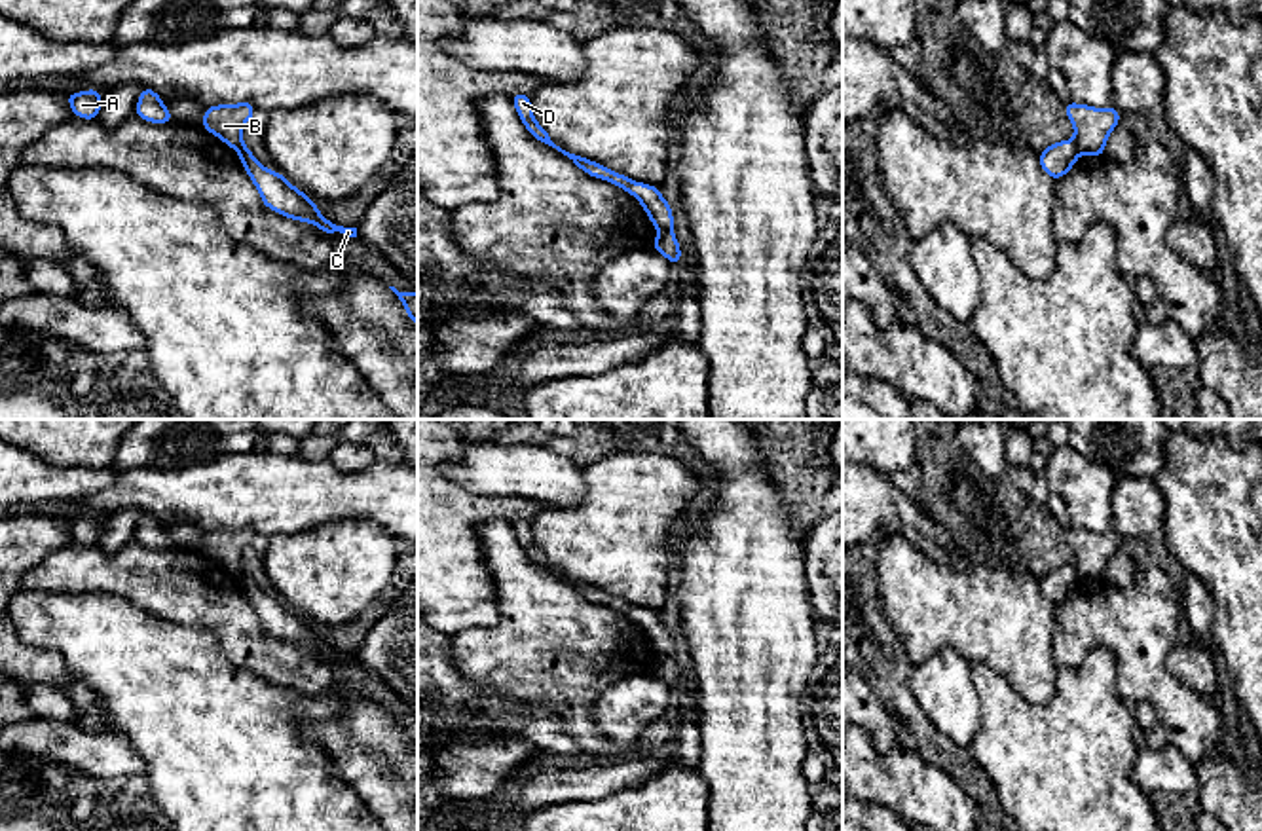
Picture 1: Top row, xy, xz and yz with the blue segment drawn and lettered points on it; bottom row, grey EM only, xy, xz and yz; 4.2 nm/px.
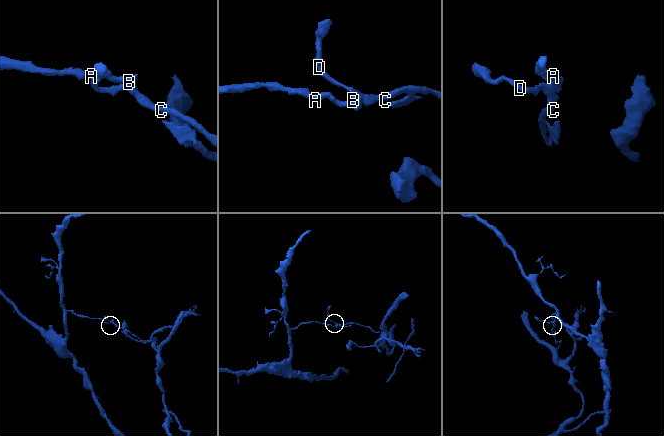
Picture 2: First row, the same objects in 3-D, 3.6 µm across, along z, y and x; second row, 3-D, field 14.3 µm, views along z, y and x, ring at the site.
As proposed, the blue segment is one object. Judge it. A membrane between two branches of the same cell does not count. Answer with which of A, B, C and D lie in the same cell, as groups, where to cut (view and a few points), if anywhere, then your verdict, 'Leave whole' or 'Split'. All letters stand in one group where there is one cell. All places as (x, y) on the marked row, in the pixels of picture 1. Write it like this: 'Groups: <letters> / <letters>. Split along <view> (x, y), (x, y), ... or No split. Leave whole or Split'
Groups: A B / C D. Split along xz (659, 228), (672, 232). Split

